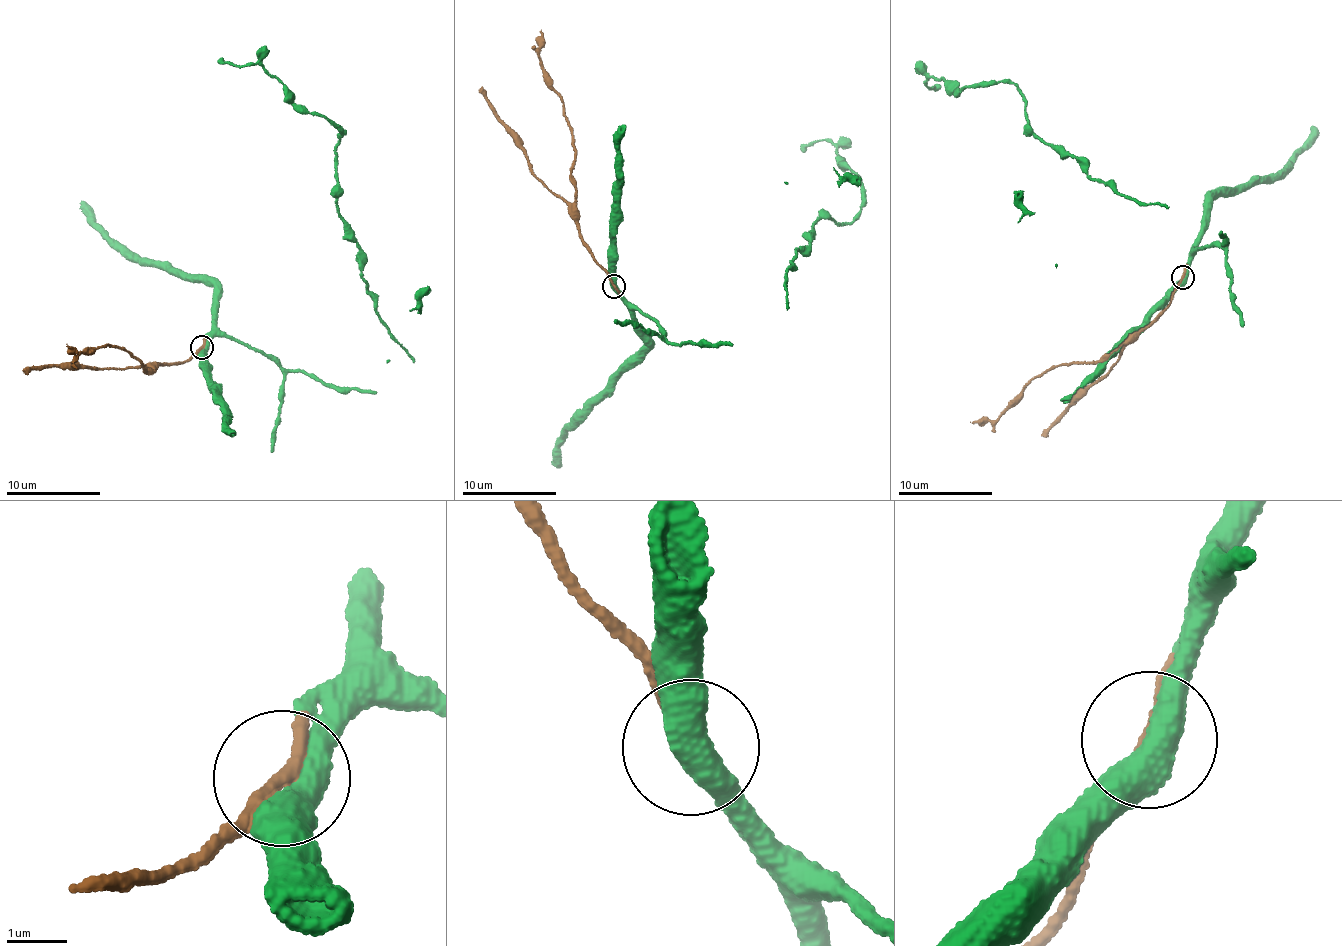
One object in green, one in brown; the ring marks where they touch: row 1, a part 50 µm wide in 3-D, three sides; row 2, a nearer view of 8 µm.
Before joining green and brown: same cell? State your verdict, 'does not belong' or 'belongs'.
belongs

